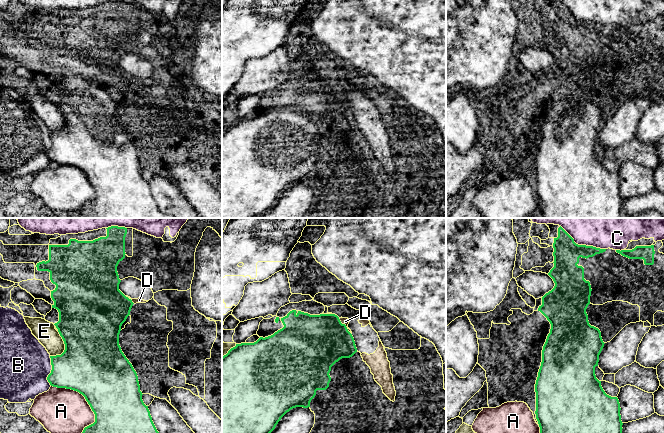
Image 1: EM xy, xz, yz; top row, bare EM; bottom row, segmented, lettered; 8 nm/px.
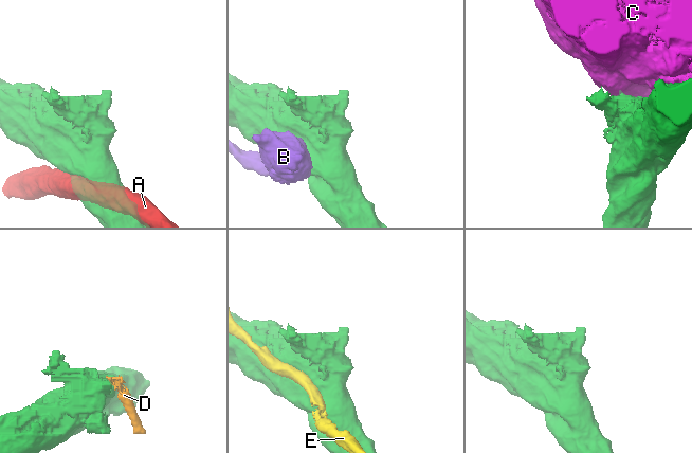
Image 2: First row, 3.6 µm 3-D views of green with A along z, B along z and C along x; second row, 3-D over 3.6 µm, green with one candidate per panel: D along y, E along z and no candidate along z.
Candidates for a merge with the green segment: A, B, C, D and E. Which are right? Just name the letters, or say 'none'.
none

